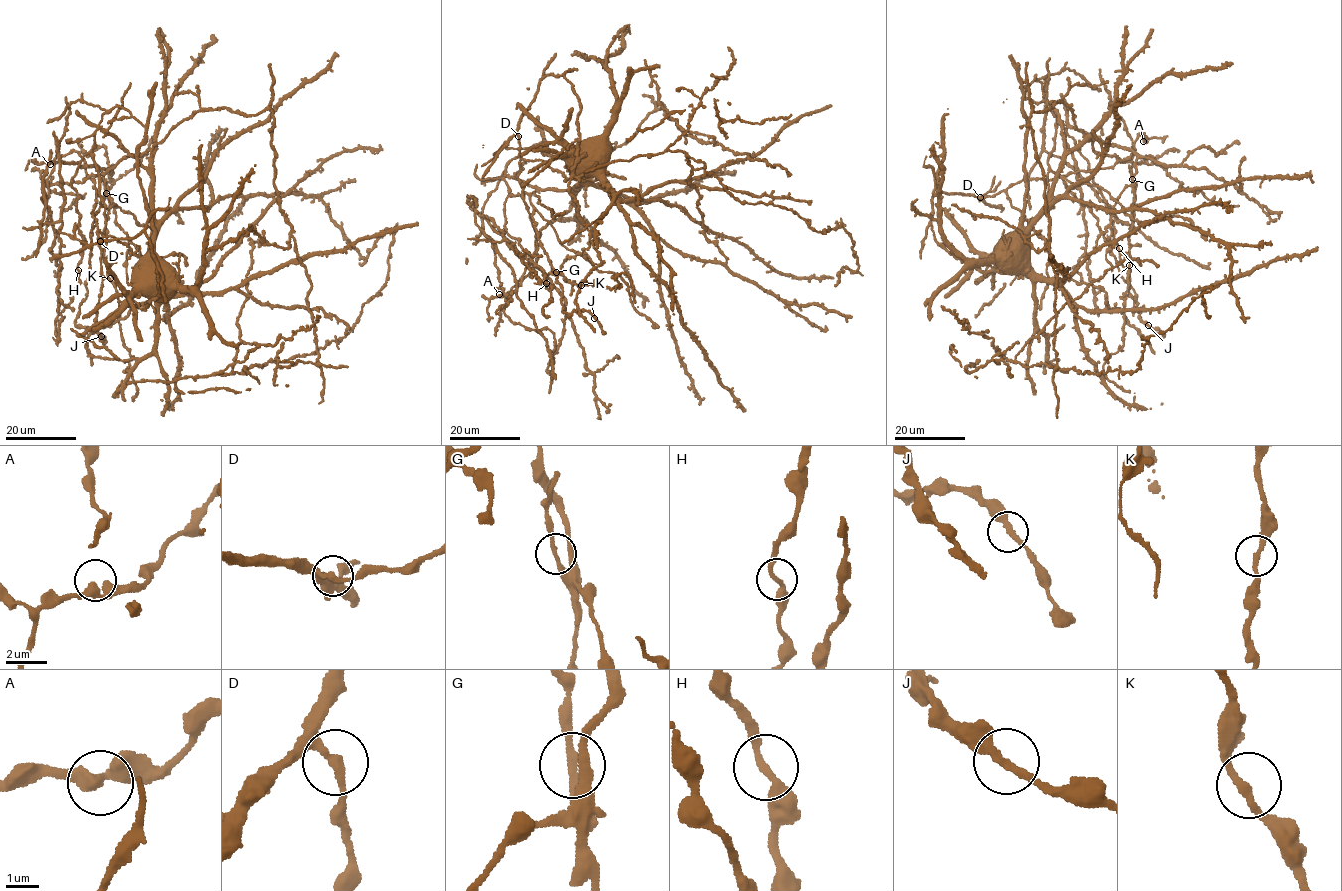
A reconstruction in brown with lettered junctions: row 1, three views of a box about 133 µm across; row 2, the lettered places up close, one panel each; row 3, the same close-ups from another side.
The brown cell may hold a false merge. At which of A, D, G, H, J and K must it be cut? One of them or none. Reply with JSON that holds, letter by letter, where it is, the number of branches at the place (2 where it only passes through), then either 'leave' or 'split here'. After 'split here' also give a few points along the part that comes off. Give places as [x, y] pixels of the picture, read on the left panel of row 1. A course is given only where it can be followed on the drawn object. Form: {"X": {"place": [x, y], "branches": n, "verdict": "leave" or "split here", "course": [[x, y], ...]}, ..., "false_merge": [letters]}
{"A": {"place": [50, 164], "branches": 2, "verdict": "leave"}, "D": {"place": [100, 241], "branches": 2, "verdict": "leave"}, "G": {"place": [106, 193], "branches": 2, "verdict": "split here", "course": [[105, 193], [106, 178]]}, "H": {"place": [78, 270], "branches": 2, "verdict": "leave"}, "J": {"place": [101, 336], "branches": 2, "verdict": "leave"}, "K": {"place": [110, 278], "branches": 2, "verdict": "leave"}, "false_merge": ["G"]}

